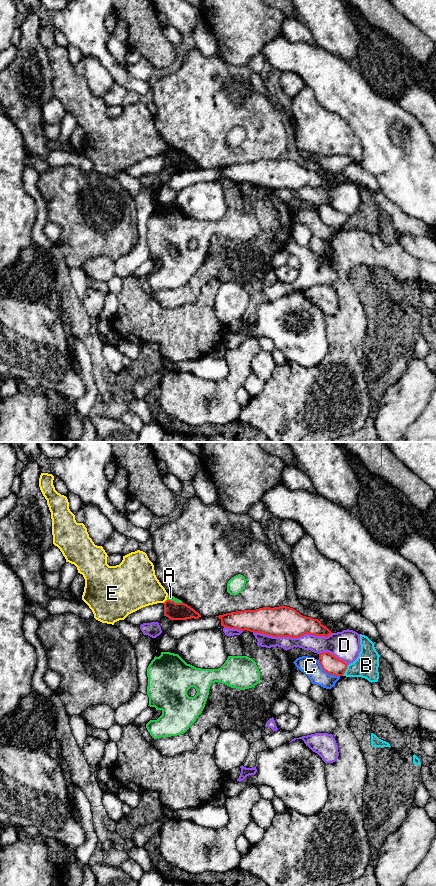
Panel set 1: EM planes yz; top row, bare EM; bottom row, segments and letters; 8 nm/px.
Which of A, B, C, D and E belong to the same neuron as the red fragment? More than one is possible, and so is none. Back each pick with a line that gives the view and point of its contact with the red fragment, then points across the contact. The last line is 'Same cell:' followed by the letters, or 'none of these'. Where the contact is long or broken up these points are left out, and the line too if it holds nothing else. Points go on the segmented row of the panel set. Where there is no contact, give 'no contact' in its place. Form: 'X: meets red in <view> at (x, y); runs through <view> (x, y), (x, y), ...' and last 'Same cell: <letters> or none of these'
Same cell: none of these

